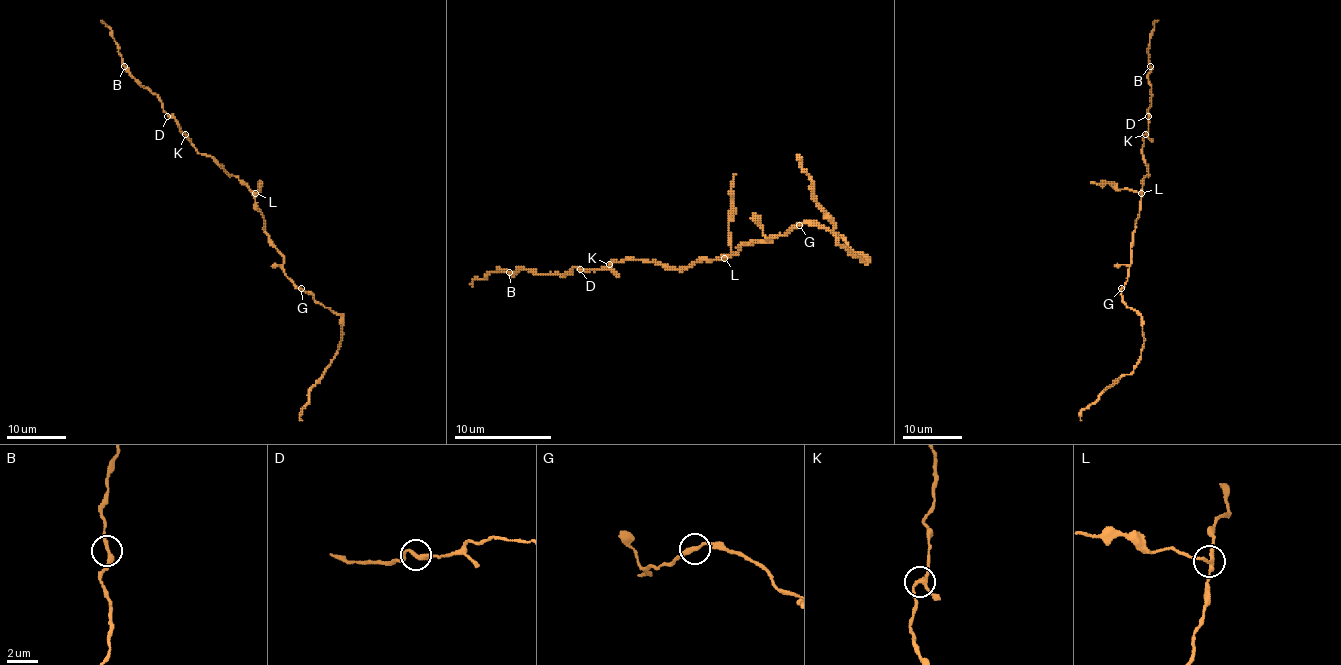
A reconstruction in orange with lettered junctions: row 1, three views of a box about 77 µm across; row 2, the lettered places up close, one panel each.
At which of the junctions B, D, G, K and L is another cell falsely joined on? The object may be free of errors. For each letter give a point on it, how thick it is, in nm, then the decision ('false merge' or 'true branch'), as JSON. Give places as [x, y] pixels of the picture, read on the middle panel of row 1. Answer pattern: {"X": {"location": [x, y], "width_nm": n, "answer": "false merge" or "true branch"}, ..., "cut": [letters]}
{"B": {"location": [509, 272], "width_nm": 320, "answer": "true branch"}, "D": {"location": [580, 269], "width_nm": 300, "answer": "true branch"}, "G": {"location": [799, 225], "width_nm": 280, "answer": "true branch"}, "K": {"location": [609, 264], "width_nm": 220, "answer": "true branch"}, "L": {"location": [724, 258], "width_nm": 240, "answer": "false merge"}, "cut": ["L"]}

